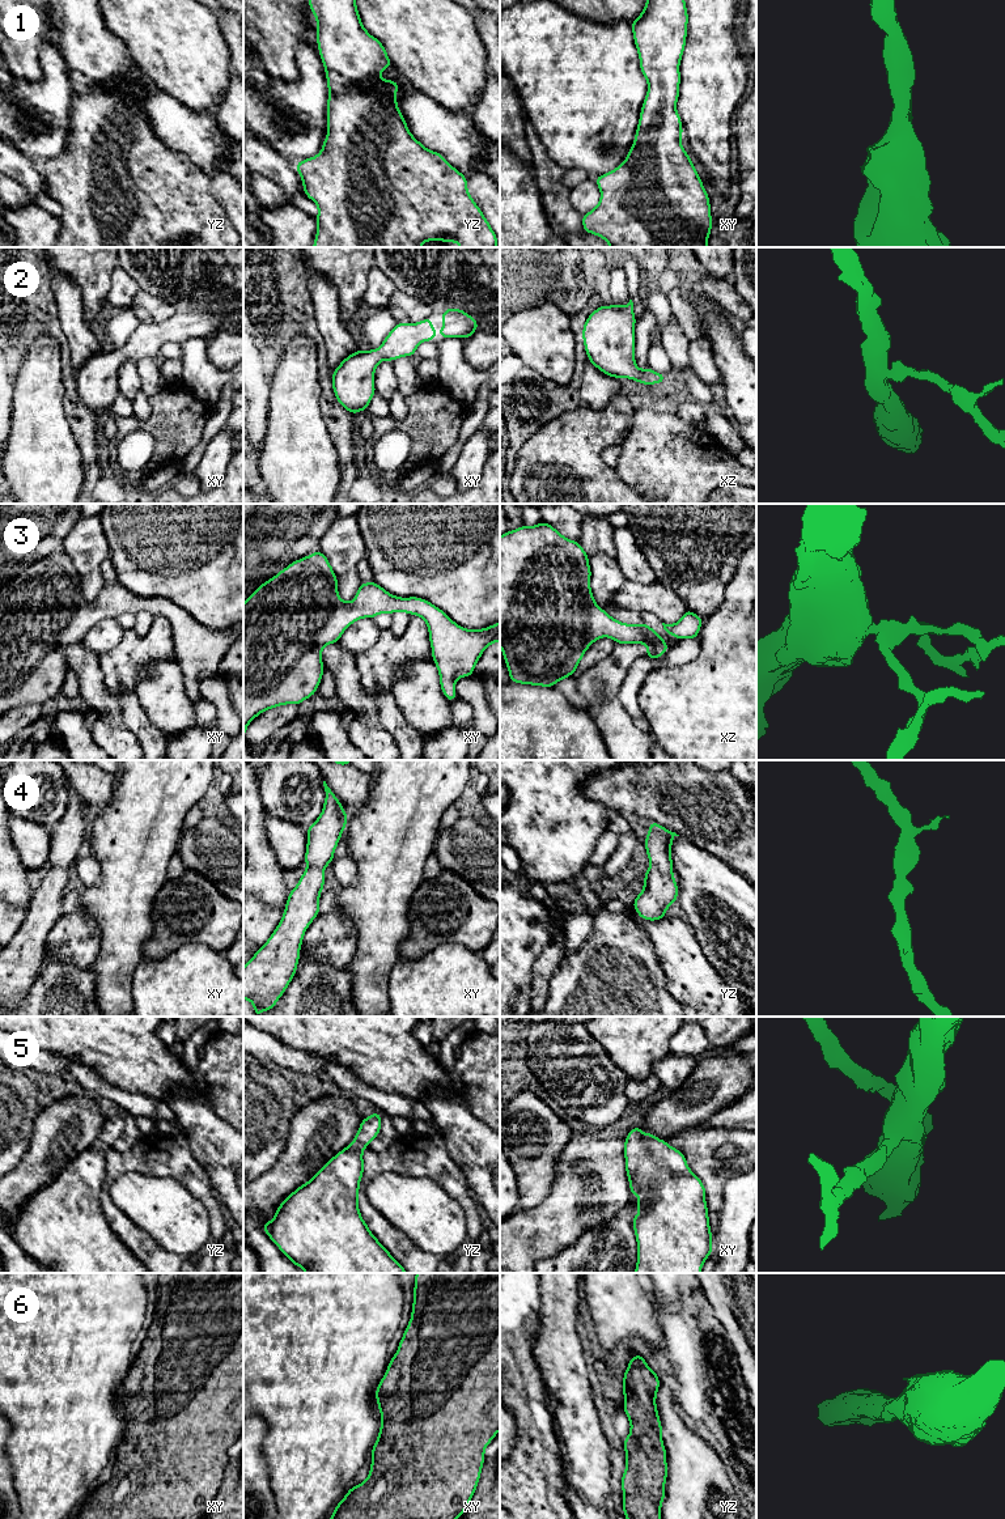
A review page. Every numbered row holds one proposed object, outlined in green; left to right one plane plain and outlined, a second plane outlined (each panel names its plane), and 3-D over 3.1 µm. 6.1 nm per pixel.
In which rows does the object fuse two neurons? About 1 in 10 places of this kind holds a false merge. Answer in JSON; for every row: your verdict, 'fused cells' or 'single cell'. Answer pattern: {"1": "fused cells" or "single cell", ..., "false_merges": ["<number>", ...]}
{"1": "single cell", "2": "single cell", "3": "single cell", "4": "single cell", "5": "single cell", "6": "single cell", "false_merges": []}

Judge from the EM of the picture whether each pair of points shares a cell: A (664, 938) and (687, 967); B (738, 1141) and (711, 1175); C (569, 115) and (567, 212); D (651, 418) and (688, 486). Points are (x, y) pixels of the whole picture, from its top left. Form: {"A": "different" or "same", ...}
{"A": "same", "B": "same", "C": "different", "D": "same"}

